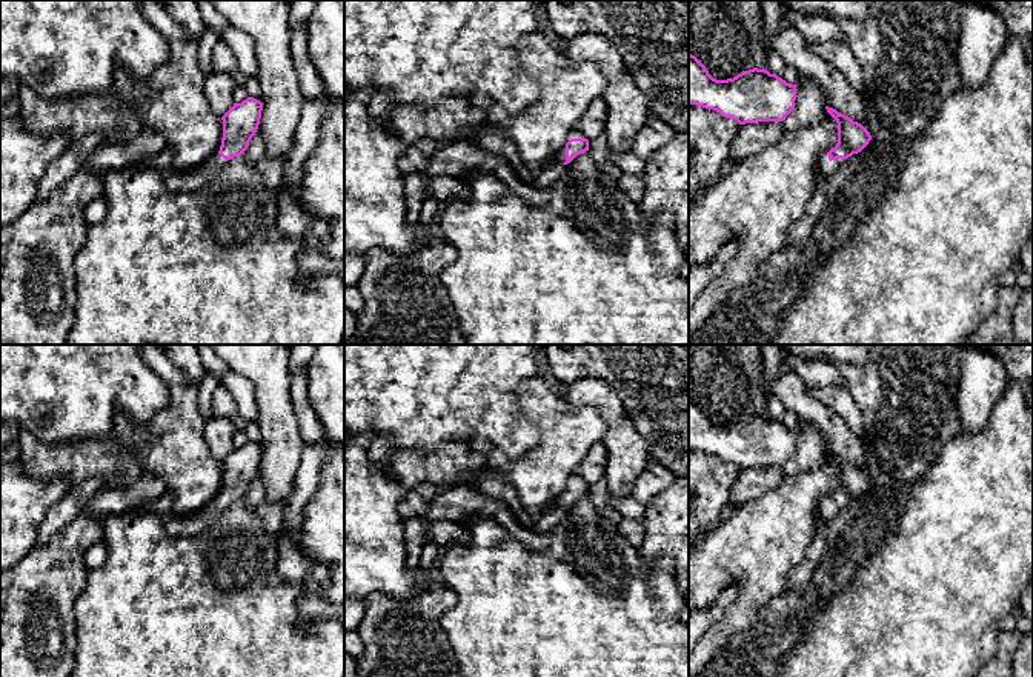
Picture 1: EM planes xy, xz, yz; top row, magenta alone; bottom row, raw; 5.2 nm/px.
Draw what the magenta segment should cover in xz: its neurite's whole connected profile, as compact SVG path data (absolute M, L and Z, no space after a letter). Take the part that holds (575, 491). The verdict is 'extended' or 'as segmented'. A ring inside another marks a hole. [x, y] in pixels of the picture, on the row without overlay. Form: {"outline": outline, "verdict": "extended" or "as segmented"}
{"outline": "M480 463L480 468L475 474L460 475L450 485L441 485L438 489L441 492L447 488L461 485L467 485L490 497L504 500L515 519L523 526L538 534L550 532L564 519L564 511L567 508L570 508L576 500L589 495L589 485L584 483L581 477L573 474L567 479L566 489L546 508L546 512L538 520L532 520L527 517L524 508L521 506L513 486L484 463Z", "verdict": "extended"}

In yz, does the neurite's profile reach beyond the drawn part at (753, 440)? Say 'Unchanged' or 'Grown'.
Unchanged

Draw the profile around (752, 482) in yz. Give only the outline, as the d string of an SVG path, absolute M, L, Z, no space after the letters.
M756 466L739 469L729 491L727 511L736 509L764 492L776 488L784 479L781 466Z

